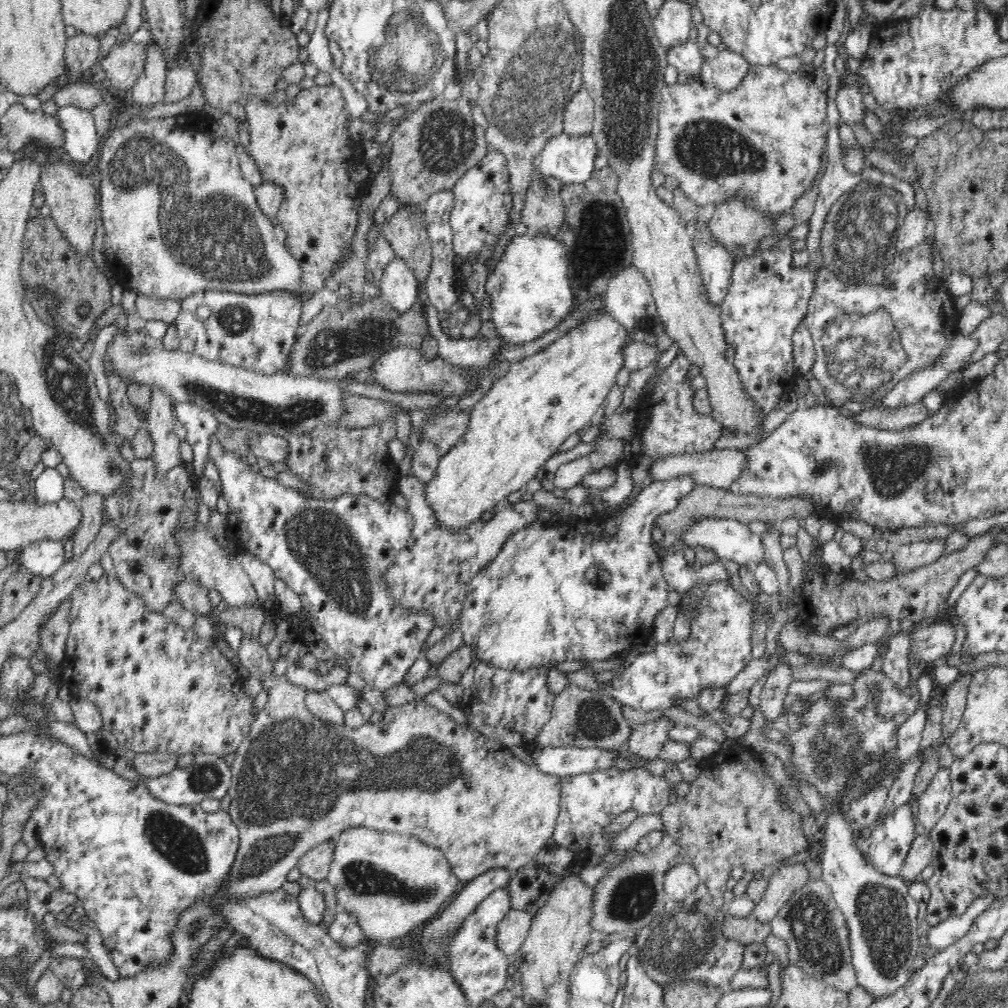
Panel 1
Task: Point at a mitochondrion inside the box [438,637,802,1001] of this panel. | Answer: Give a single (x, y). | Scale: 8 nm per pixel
(687, 943)

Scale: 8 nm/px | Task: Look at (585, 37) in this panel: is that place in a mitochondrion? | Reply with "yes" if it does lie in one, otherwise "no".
yes

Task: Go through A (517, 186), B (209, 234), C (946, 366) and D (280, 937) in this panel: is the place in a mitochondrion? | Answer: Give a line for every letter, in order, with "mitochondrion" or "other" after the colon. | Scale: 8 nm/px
A: other
B: mitochondrion
C: other
D: mitochondrion

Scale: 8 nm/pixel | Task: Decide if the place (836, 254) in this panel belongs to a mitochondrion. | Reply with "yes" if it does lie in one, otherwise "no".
yes

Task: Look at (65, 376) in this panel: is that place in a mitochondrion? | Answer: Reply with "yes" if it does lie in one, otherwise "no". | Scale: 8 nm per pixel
yes

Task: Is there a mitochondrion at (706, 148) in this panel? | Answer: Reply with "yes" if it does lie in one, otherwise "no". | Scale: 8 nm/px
yes

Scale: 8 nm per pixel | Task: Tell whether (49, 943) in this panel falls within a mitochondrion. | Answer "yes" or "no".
no

